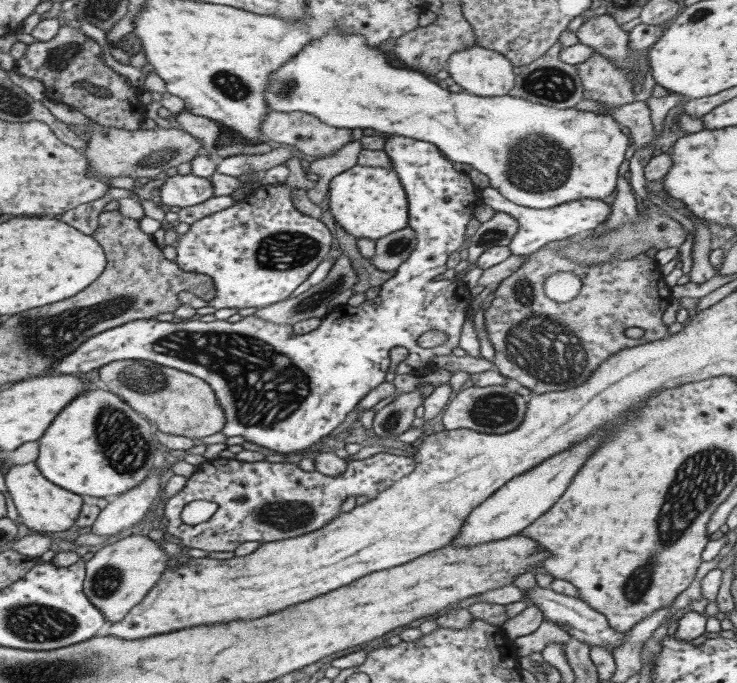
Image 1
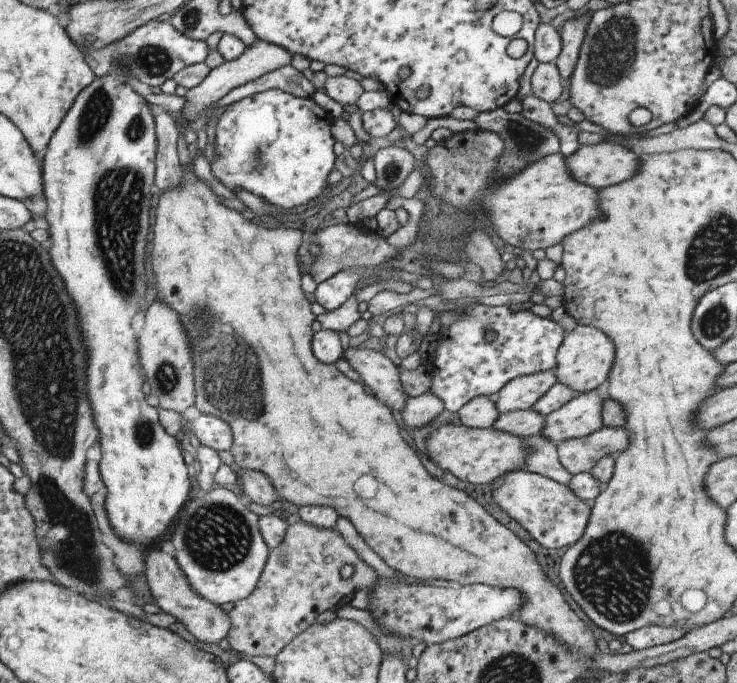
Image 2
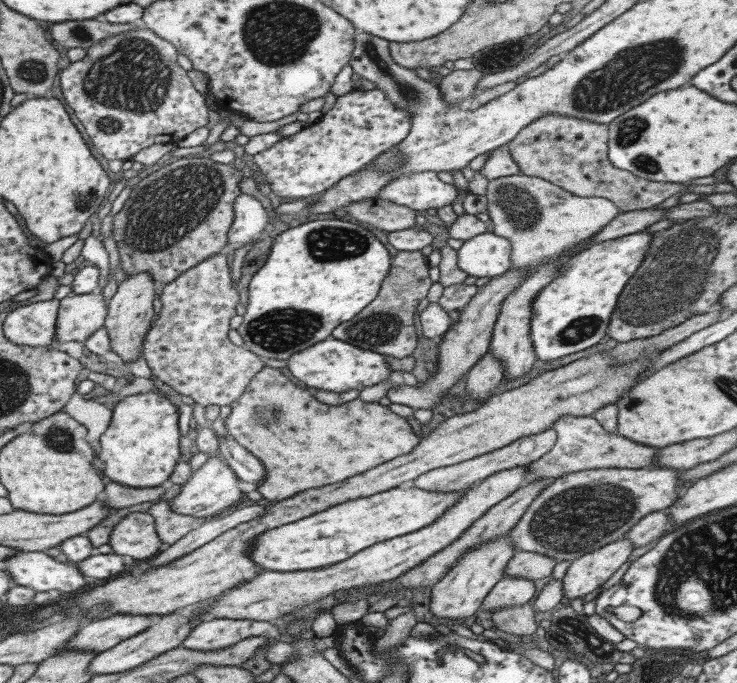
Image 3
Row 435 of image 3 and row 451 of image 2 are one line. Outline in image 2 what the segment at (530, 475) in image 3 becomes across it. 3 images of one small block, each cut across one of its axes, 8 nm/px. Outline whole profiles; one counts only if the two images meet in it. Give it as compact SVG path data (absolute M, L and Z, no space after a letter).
M602 427L592 434L574 437L555 444L559 465L569 473L589 473L604 456L614 456L628 446L623 427Z

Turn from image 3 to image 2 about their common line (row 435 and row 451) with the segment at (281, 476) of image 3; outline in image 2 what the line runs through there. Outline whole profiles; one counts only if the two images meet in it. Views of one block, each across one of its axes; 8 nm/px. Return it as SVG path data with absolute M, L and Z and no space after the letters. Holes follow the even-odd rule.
M182 170L180 185L161 191L153 202L153 230L151 230L151 268L155 276L155 299L163 305L173 308L178 315L178 322L182 325L183 333L189 337L190 354L192 359L192 382L194 385L194 406L201 413L215 416L227 424L230 429L229 454L233 457L239 469L245 471L258 471L262 473L273 486L279 499L291 502L296 507L306 505L318 505L330 507L337 516L348 518L355 531L361 536L367 546L387 565L387 567L419 580L442 579L443 581L456 581L460 587L482 583L499 587L512 587L519 589L524 595L524 604L513 619L520 619L524 624L534 625L542 631L555 635L567 645L574 653L592 655L597 651L595 640L591 630L579 620L563 599L559 590L549 581L540 570L534 554L525 546L515 534L496 522L483 508L461 490L450 488L441 481L433 479L424 470L417 454L399 436L398 427L389 409L377 403L372 394L365 394L363 384L359 381L352 382L335 368L333 363L321 363L313 358L309 340L313 332L310 325L316 316L311 313L310 303L304 296L300 286L300 271L295 260L299 256L301 247L301 233L298 230L283 228L261 228L259 224L253 224L244 220L240 214L229 210L225 204L221 204L222 197L217 196L209 184L201 182L194 172ZM231 318L233 320L231 320ZM289 354L289 355L287 355ZM295 360L297 362L291 362ZM271 362L271 366L269 366ZM263 364L263 368L261 368ZM247 374L247 384L241 380ZM263 374L263 378L259 376ZM285 402L285 404L283 404ZM285 418L285 420L283 420ZM289 448L289 450L287 450Z

